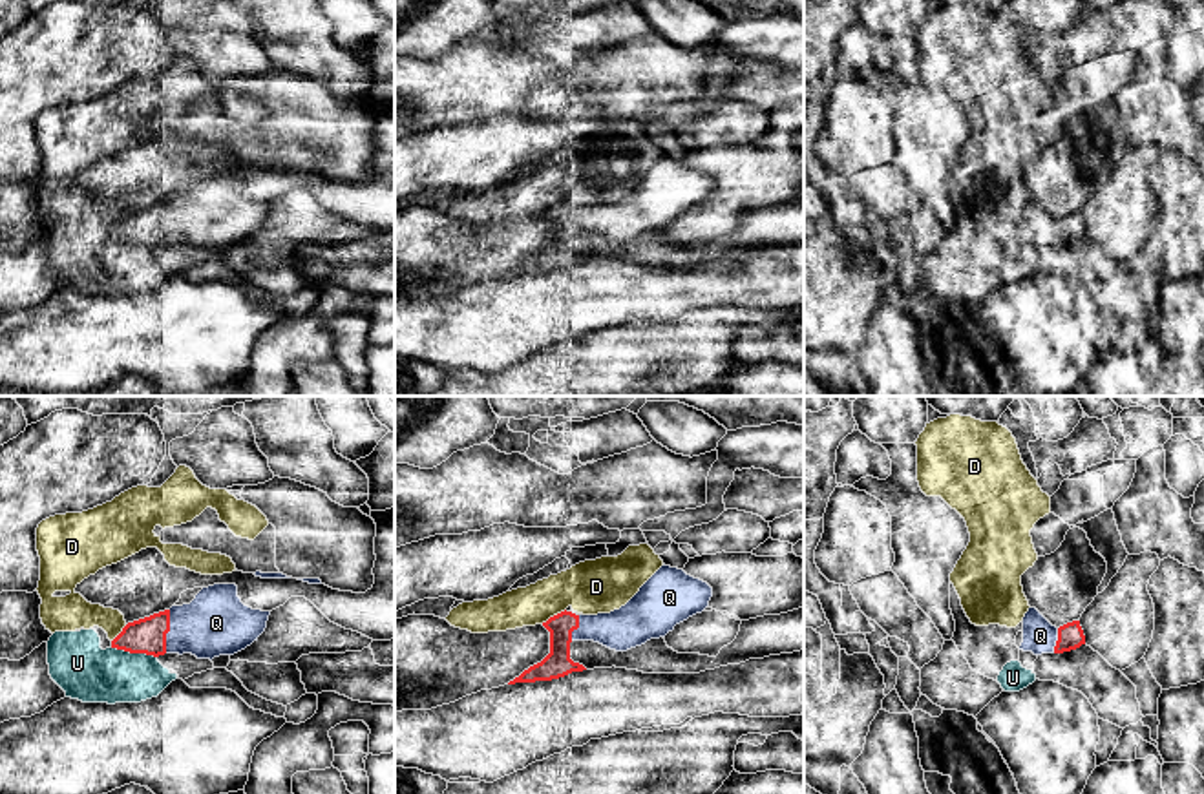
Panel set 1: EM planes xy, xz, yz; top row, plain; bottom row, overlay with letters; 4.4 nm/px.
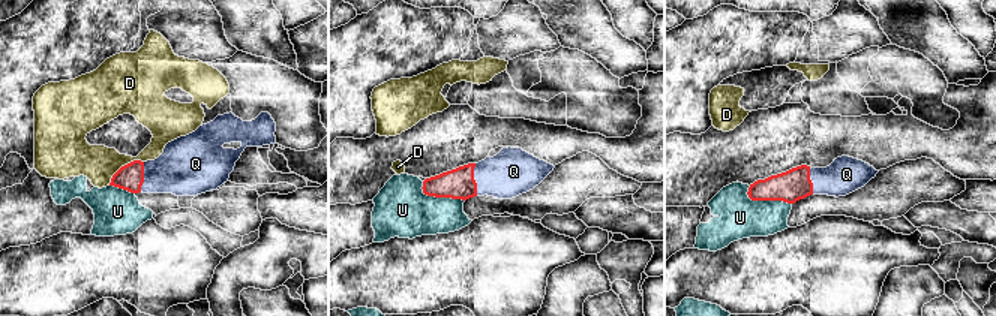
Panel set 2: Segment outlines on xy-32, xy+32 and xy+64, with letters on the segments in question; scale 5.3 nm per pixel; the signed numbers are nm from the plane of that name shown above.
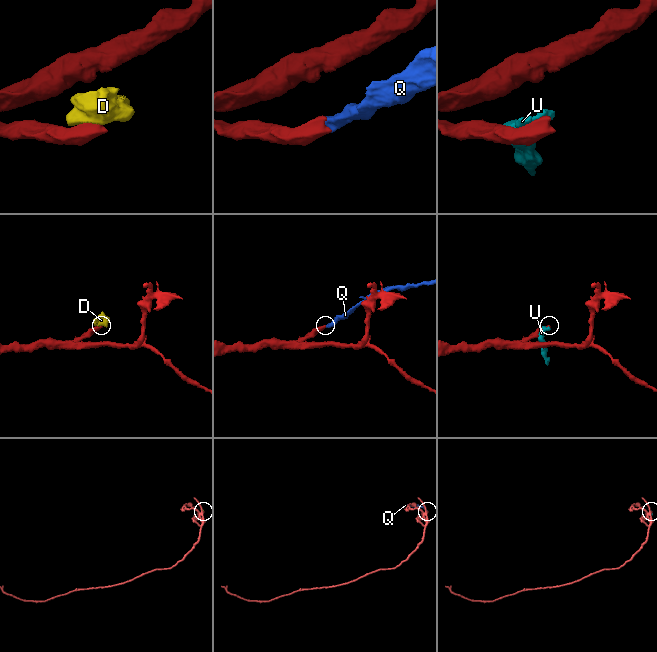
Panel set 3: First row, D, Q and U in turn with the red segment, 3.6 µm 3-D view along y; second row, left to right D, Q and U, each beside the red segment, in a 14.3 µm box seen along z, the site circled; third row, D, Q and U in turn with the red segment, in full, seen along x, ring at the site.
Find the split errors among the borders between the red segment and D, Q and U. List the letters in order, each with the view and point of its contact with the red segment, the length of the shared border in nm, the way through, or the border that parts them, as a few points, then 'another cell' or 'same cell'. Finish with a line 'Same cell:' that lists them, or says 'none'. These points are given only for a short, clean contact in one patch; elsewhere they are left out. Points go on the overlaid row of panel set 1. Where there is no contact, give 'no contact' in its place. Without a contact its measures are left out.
D: contact xz (554, 616); length 130 nm; another cell
Q: contact xy (168, 630); length 190 nm; same cell
U: contact xy (134, 652); length 200 nm; another cell
Same cell: Q

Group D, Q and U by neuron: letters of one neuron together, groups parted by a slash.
D U / Q

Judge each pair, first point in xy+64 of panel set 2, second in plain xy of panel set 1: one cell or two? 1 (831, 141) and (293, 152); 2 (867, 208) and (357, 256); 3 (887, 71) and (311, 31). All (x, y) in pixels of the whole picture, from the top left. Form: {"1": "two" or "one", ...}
{"1": "two", "2": "two", "3": "two"}

